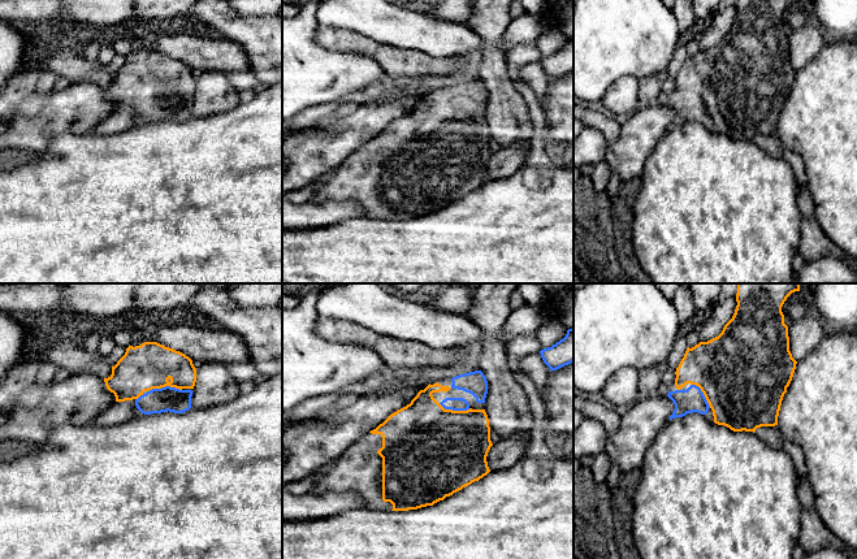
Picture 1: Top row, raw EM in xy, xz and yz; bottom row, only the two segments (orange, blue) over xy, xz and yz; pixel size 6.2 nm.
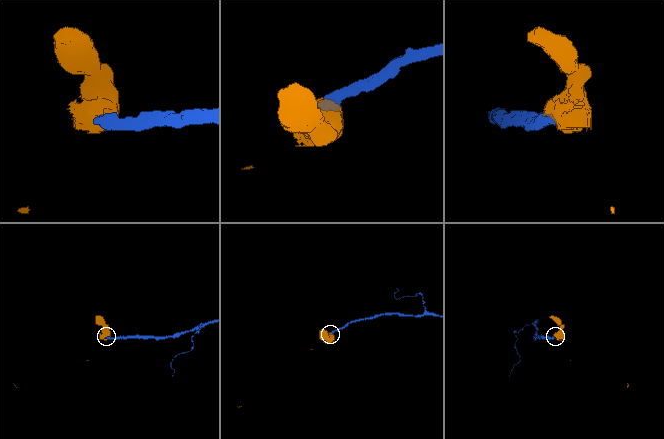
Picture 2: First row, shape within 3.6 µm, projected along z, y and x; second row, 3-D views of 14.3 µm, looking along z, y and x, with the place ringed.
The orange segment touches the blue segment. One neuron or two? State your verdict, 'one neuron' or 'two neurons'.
one neuron

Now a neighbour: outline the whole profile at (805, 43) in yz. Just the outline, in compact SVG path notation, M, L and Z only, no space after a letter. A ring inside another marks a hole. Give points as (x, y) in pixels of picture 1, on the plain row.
M806 23L788 36L789 60L796 70L804 69L824 46L819 29Z

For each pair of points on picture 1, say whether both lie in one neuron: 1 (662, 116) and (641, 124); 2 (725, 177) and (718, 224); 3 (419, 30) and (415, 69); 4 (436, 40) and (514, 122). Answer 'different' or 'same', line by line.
1: same
2: same
3: different
4: different

